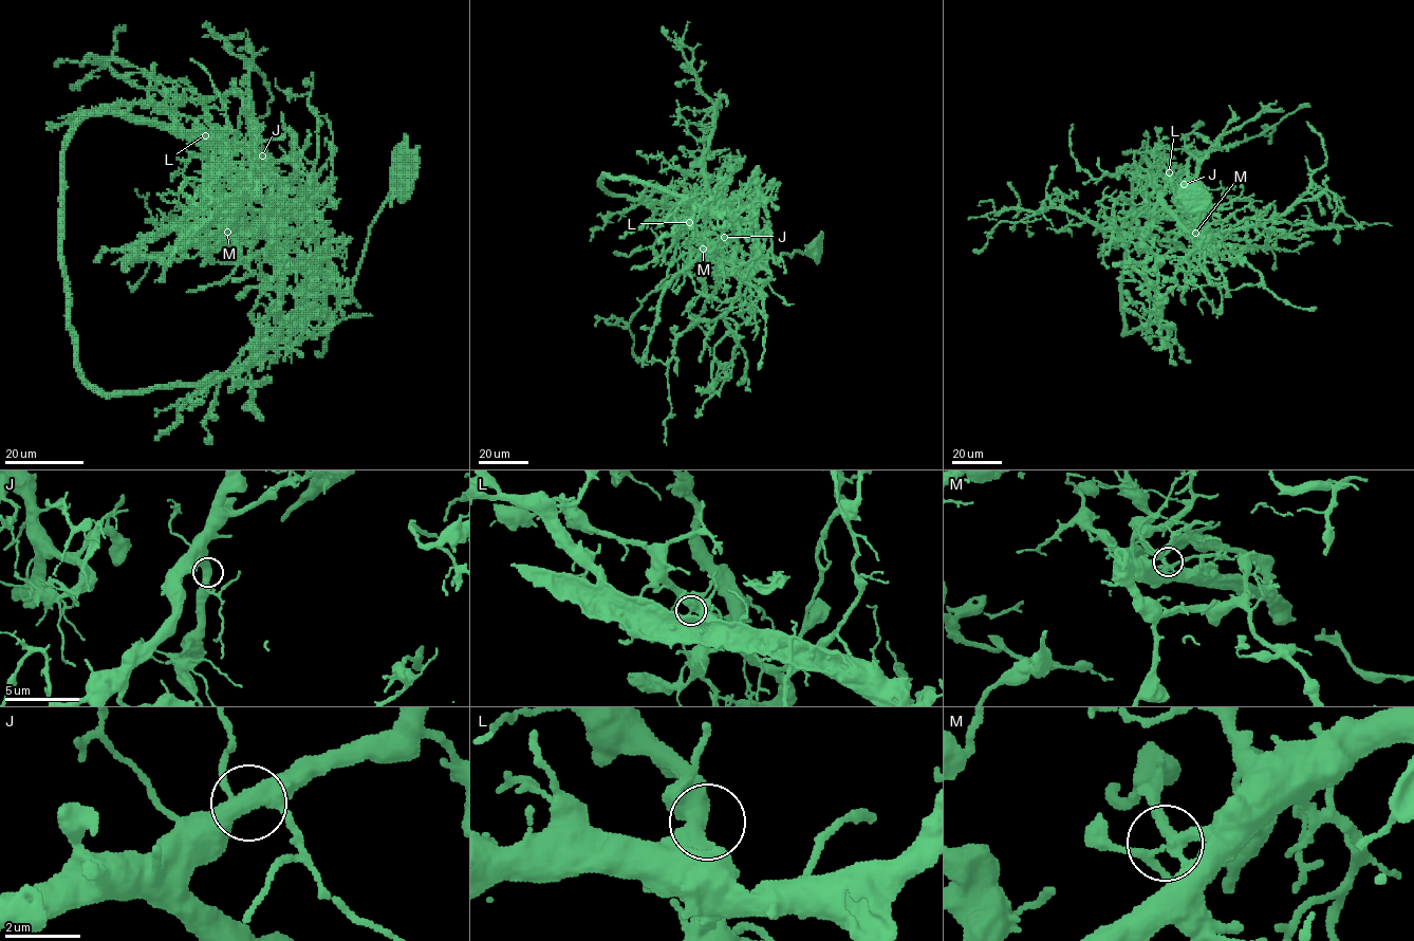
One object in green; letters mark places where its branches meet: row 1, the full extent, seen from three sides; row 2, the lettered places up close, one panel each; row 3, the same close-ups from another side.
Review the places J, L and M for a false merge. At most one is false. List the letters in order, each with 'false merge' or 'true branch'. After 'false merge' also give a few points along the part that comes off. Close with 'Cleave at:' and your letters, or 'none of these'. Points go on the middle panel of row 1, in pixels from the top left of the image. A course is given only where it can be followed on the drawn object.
J: true branch
L: true branch
M: true branch
Cleave at: none of these

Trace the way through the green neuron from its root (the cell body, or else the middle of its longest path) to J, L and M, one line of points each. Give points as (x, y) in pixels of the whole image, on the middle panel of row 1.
J: (813, 250), (792, 256), (782, 254), (776, 262), (773, 257), (762, 258), (752, 238), (730, 216), (725, 237)
L: (813, 250), (782, 254), (774, 262), (773, 257), (762, 258), (752, 238), (723, 213), (695, 206), (689, 222)
M: (813, 250), (782, 254), (774, 262), (773, 257), (758, 254), (757, 243), (745, 232), (703, 248)

